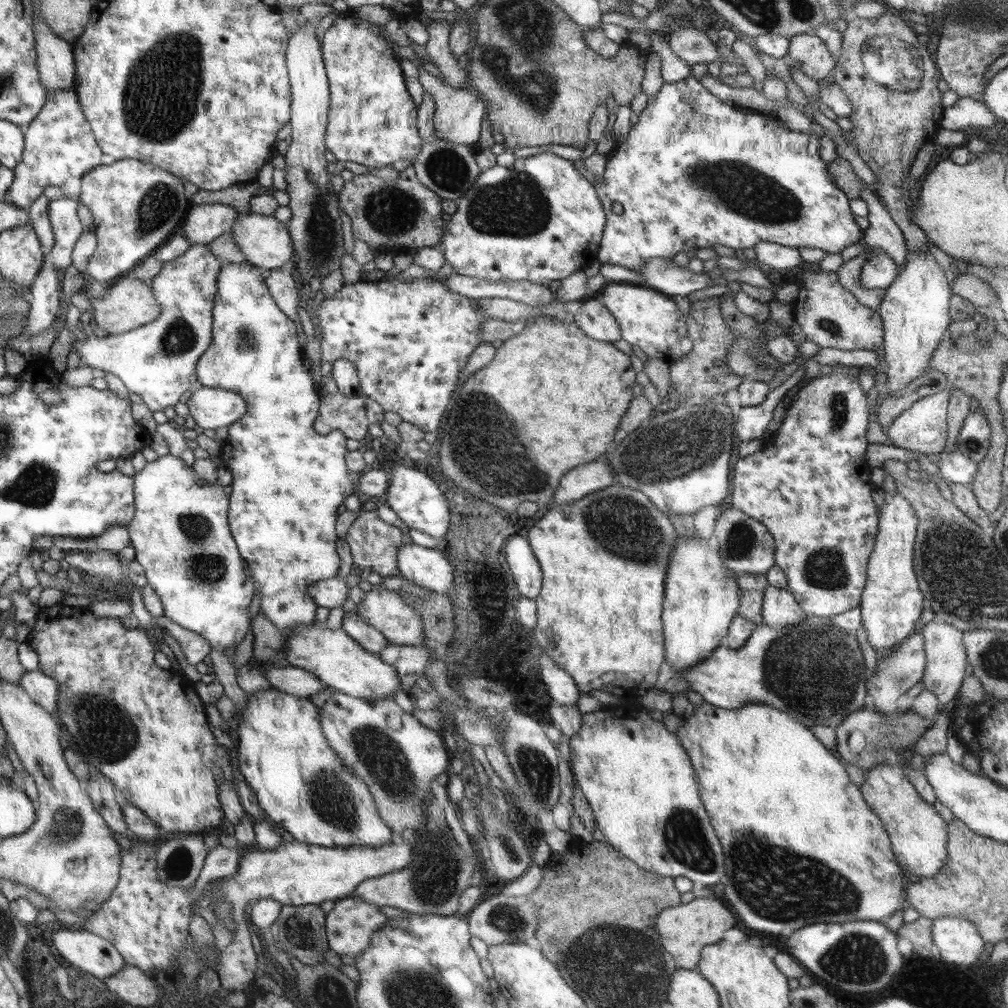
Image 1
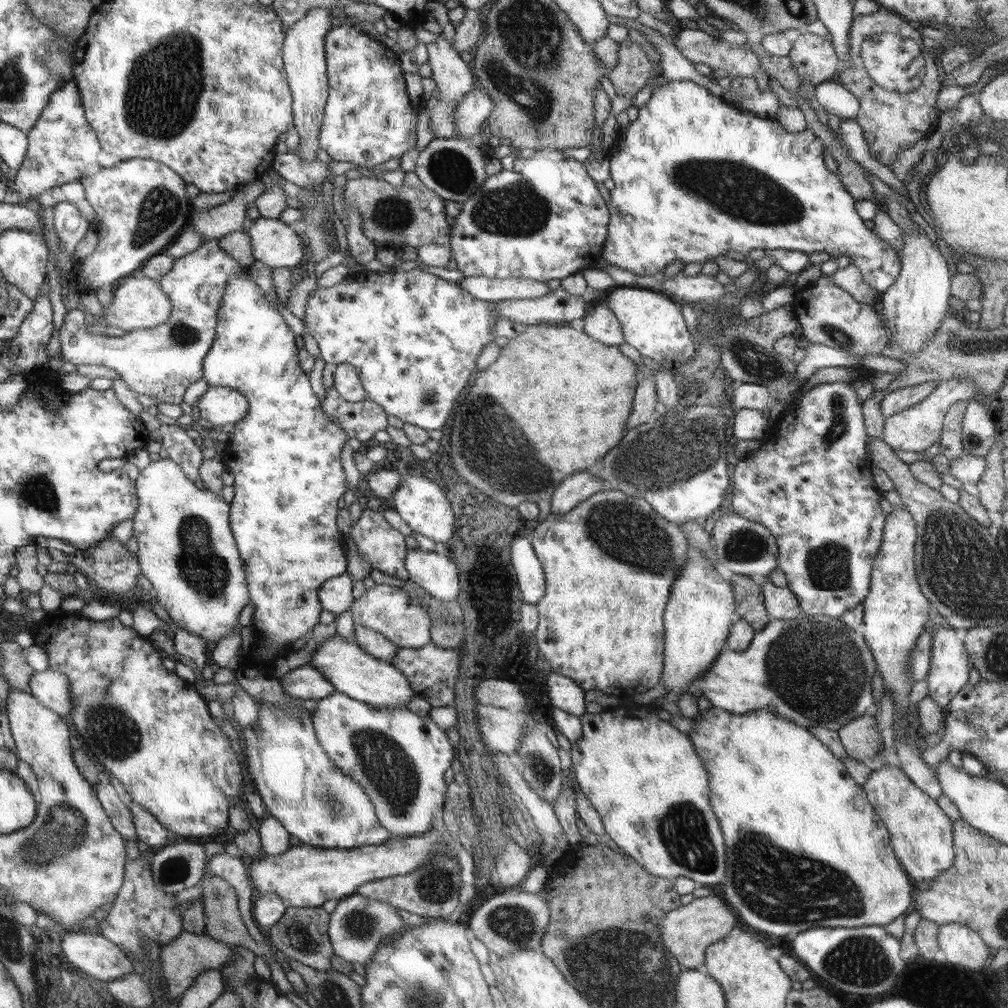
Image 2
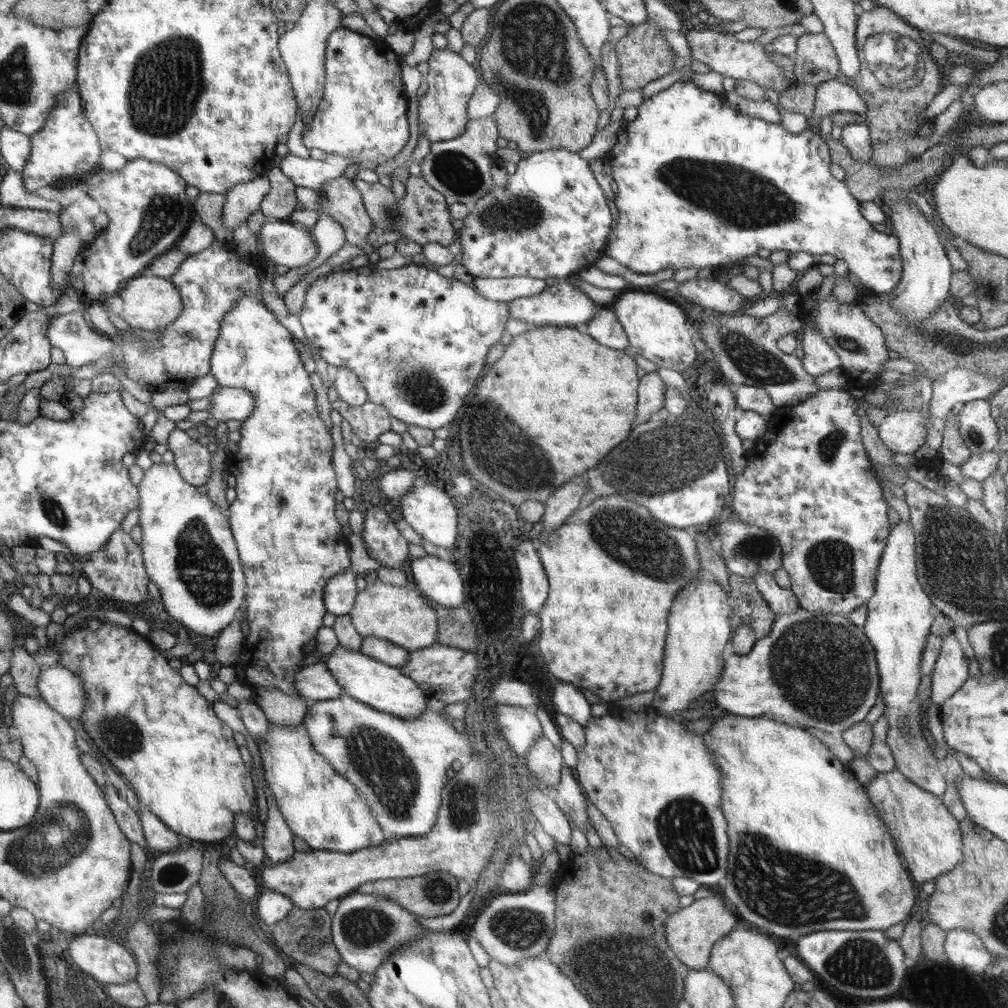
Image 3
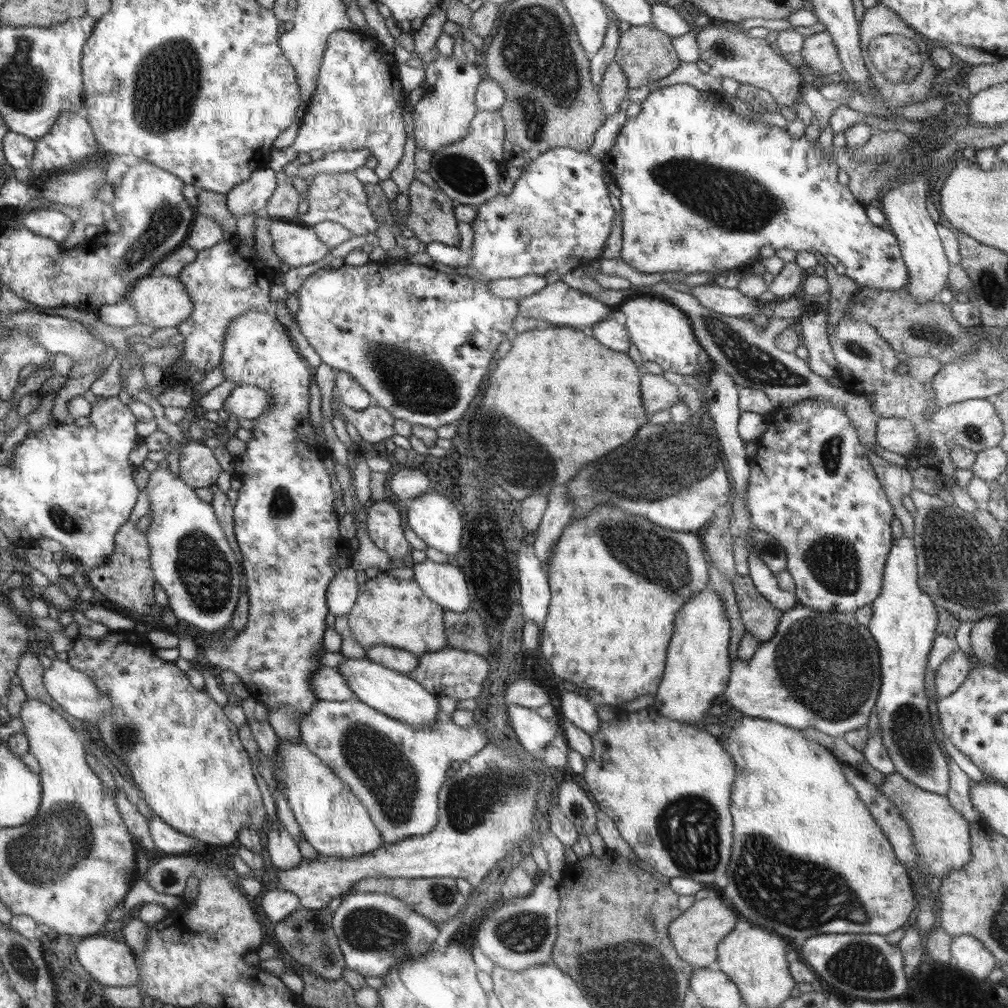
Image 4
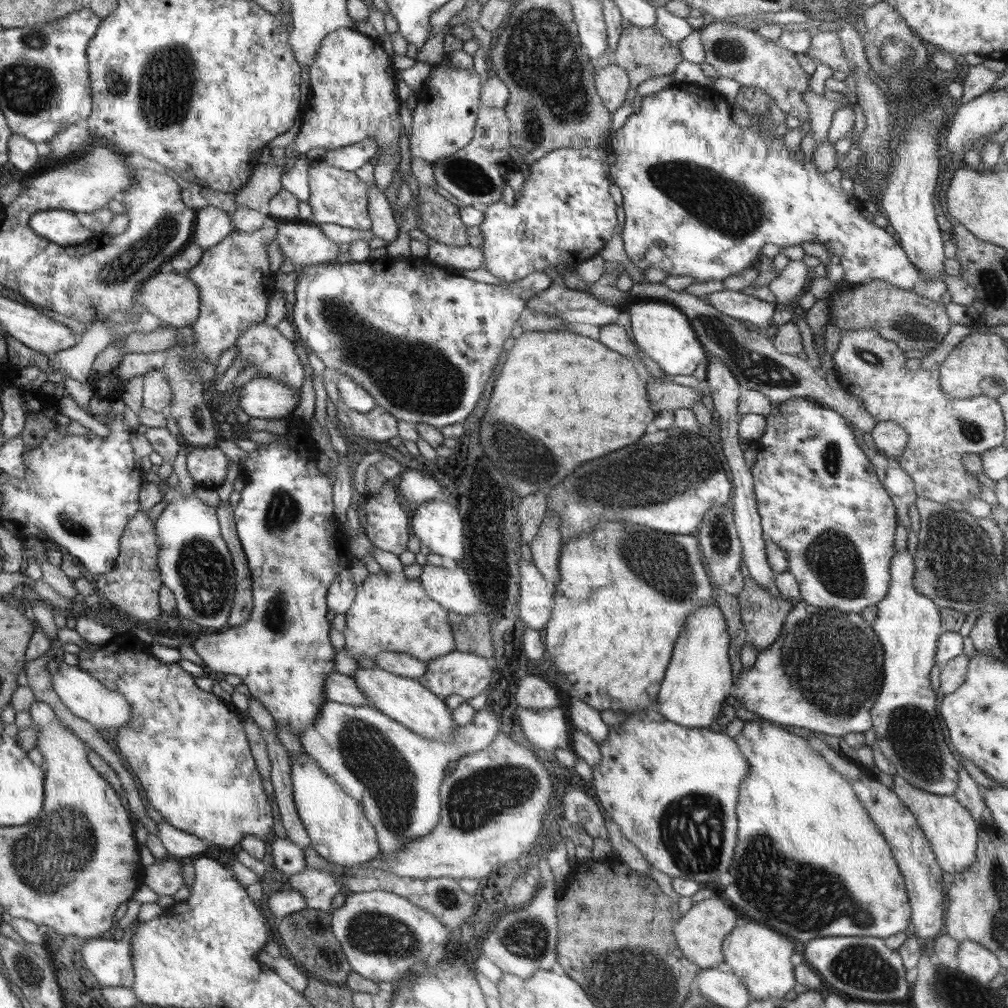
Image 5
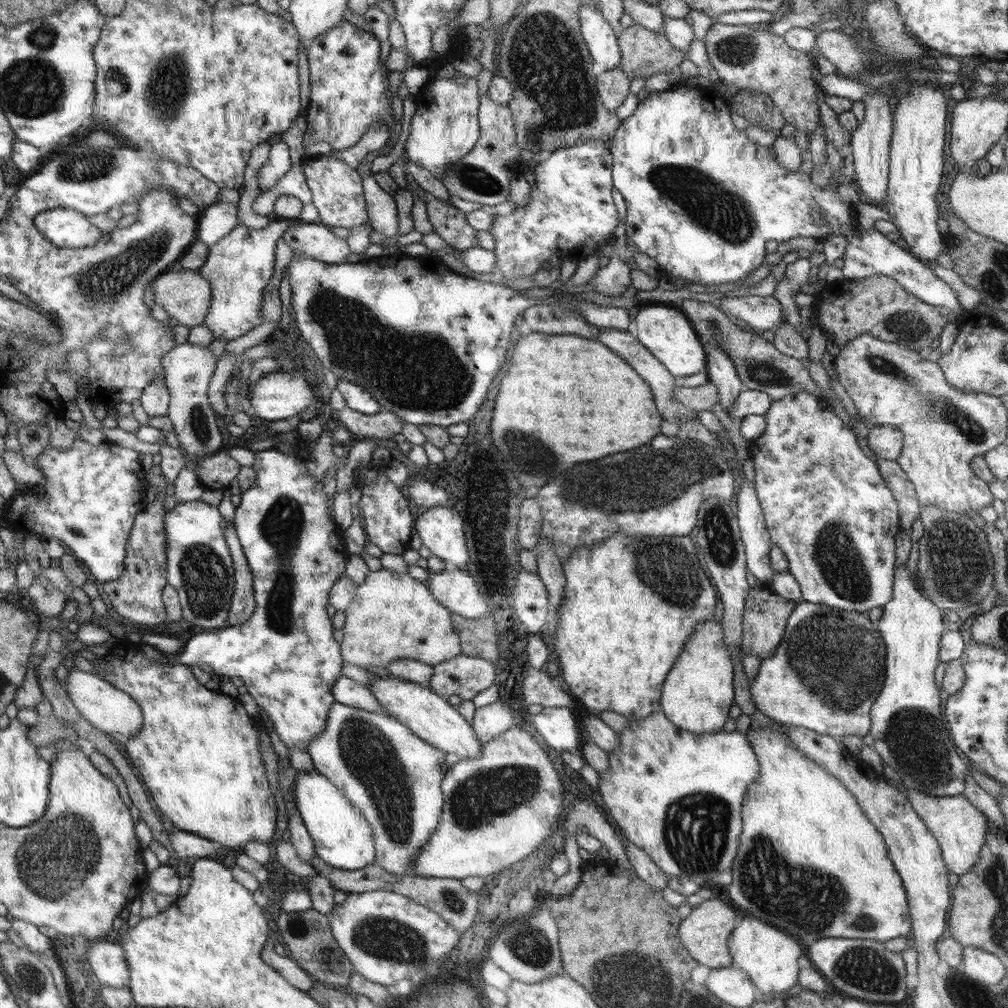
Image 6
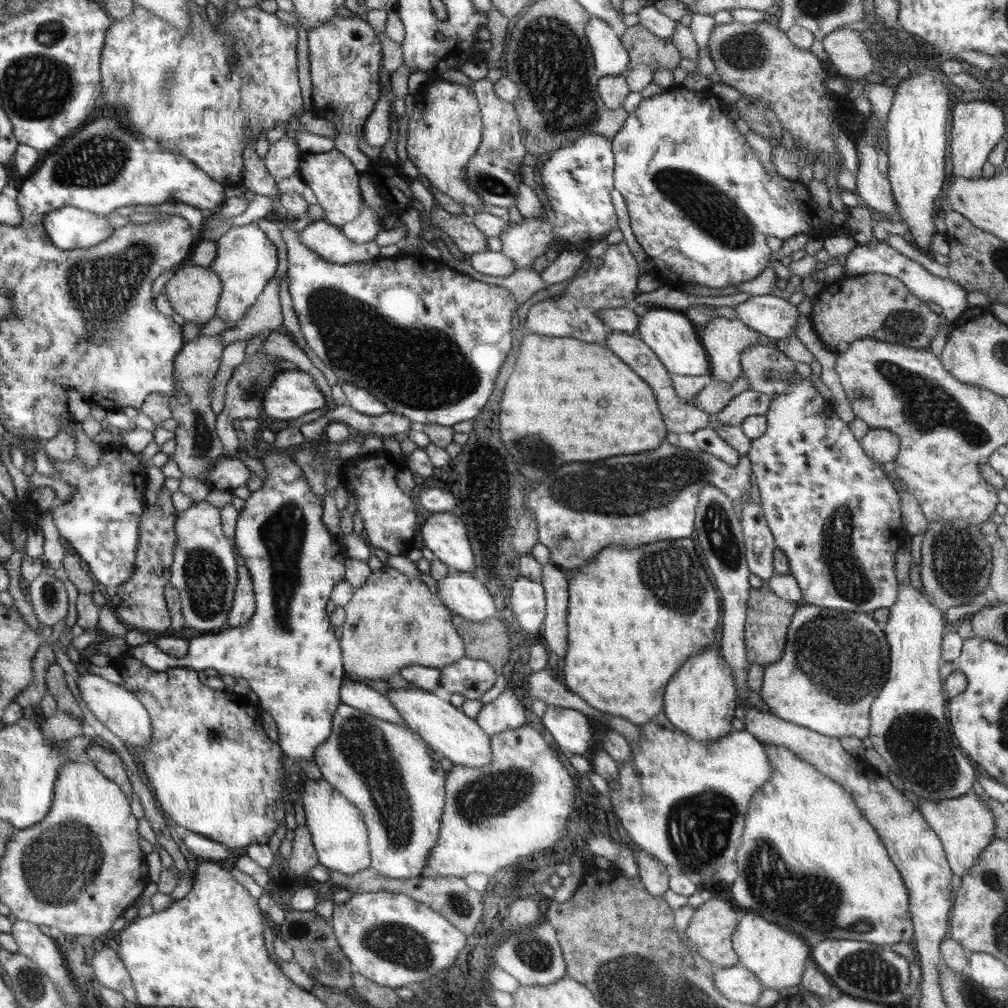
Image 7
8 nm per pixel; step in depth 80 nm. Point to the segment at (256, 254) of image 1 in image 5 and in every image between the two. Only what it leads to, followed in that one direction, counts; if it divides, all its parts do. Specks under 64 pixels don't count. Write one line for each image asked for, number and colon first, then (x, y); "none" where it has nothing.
2: (274, 243)
3: (282, 243)
4: (297, 245)
5: (304, 244)

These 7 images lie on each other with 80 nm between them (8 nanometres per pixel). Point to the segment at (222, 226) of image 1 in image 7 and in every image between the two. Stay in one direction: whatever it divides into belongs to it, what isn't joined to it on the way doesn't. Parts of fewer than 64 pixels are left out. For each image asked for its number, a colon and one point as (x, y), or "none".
2: (217, 222)
3: (244, 199)
4: (251, 197)
5: (265, 182)
6: (278, 164)
7: (282, 159)

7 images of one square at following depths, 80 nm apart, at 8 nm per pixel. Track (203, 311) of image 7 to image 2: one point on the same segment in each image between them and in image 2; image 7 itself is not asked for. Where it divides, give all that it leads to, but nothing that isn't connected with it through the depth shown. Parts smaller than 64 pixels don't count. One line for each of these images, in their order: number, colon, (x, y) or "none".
2: (138, 302)
3: (149, 302)
4: (161, 301)
5: (175, 298)
6: (184, 294)

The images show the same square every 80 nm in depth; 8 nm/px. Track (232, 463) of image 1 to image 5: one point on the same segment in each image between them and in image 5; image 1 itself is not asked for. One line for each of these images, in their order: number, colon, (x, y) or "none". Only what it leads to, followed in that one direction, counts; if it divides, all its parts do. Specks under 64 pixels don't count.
2: (284, 456)
3: (284, 520)
4: (284, 523)
5: (285, 521)

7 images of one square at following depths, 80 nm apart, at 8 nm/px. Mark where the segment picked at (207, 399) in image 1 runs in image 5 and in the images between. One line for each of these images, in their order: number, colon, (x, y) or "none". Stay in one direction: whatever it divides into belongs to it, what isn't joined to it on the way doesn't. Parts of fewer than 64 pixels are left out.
2: (218, 405)
3: (227, 403)
4: (246, 401)
5: (265, 397)

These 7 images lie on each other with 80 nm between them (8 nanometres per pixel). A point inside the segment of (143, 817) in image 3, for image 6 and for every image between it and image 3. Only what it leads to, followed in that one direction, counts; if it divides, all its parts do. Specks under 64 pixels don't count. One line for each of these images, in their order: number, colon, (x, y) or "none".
4: (170, 841)
5: (177, 842)
6: (189, 846)

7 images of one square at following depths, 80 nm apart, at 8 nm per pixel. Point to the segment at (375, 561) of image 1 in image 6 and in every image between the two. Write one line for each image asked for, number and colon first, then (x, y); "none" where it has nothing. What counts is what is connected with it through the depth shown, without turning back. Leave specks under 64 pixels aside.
2: (382, 545)
3: (383, 540)
4: (382, 519)
5: (387, 526)
6: (389, 522)

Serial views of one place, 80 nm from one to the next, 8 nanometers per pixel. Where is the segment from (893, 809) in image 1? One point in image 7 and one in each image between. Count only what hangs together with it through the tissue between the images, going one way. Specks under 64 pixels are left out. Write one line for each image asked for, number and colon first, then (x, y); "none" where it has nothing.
2: (921, 834)
3: (928, 837)
4: (941, 836)
5: (949, 828)
6: (960, 829)
7: (965, 825)

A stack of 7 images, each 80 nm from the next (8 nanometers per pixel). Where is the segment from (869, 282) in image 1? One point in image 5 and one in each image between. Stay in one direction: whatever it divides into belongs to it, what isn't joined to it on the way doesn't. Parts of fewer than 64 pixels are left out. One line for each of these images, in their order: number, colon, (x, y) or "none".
2: (696, 177)
3: (755, 185)
4: (756, 186)
5: (702, 195)

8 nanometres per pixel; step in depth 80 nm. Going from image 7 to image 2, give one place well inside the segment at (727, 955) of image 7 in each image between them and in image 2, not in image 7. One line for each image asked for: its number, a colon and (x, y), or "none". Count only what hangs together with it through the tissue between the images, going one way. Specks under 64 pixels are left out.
2: (686, 931)
3: (691, 932)
4: (695, 934)
5: (700, 932)
6: (704, 932)

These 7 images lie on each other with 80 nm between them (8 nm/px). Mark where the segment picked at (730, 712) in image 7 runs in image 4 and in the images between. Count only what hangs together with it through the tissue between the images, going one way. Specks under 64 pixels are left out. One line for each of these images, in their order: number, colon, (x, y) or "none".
4: (697, 668)
5: (698, 679)
6: (697, 693)

